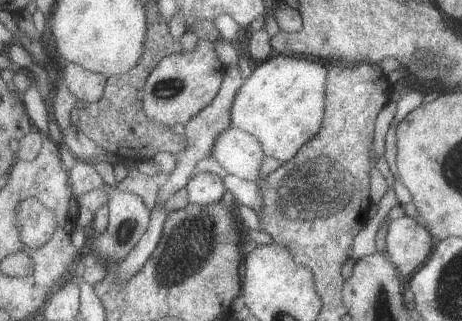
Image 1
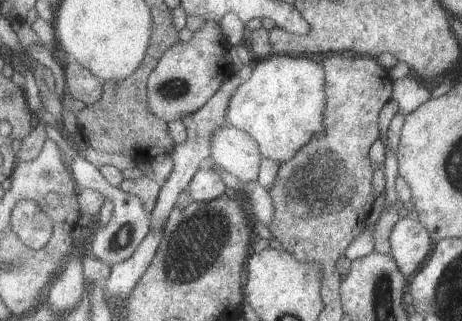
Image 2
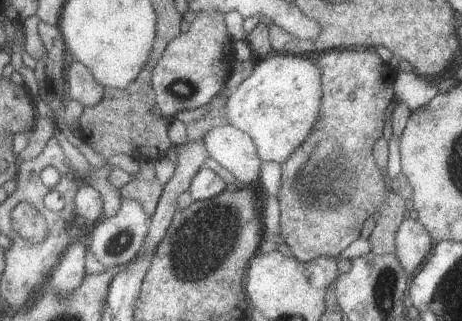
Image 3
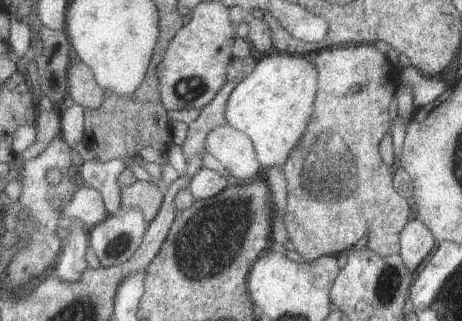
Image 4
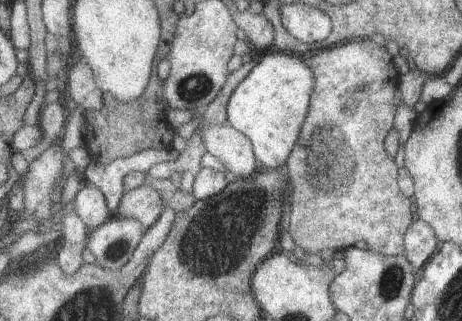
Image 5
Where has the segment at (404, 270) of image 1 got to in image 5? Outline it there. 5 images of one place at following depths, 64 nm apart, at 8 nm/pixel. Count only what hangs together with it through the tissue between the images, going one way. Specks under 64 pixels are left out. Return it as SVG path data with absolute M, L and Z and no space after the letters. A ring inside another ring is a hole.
M417 220L417 222L409 224L409 228L403 236L403 252L405 252L403 256L409 260L409 264L413 266L415 272L431 256L437 242L439 240L427 222Z

